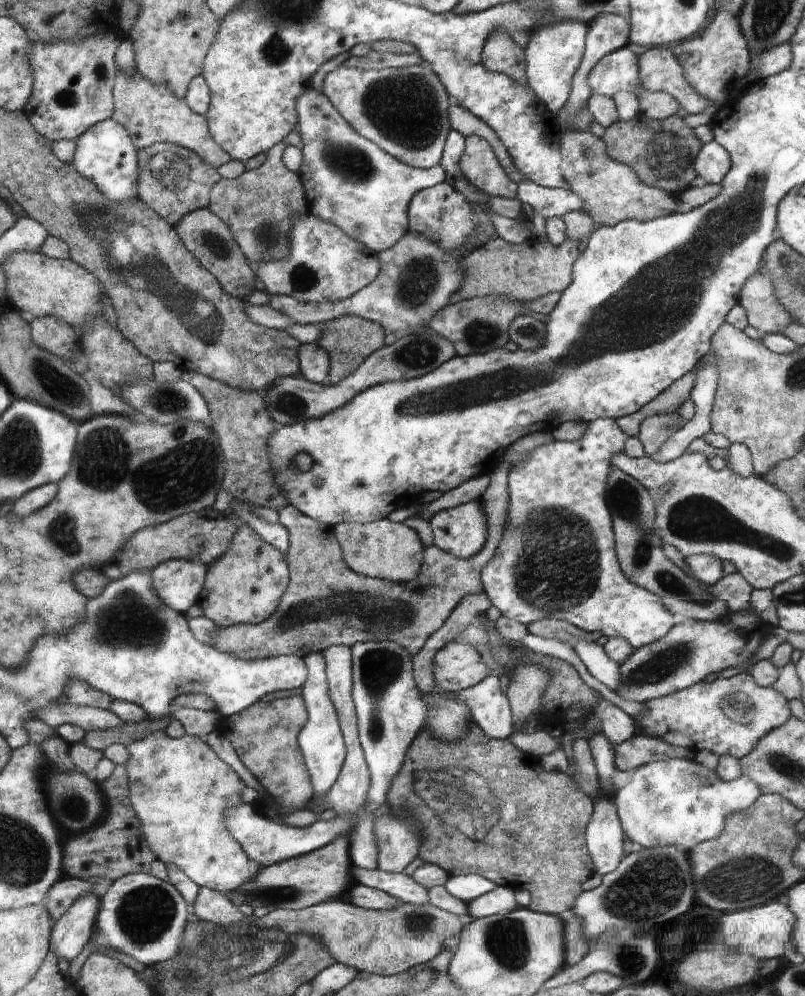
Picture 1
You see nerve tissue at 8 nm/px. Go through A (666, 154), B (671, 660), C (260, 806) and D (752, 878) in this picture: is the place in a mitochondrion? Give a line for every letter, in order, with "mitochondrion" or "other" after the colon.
A: mitochondrion
B: mitochondrion
C: other
D: mitochondrion

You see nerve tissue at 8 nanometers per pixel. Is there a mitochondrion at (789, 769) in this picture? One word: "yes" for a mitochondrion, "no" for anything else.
yes

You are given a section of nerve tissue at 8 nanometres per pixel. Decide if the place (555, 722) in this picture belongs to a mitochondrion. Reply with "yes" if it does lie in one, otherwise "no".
no

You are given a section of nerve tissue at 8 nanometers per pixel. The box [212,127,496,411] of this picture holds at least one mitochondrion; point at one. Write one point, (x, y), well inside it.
(416, 284)

